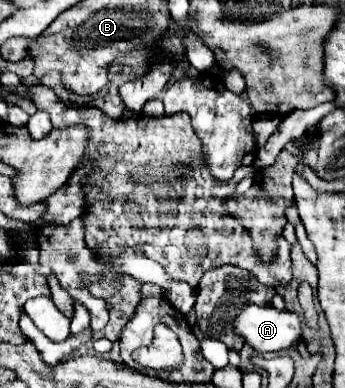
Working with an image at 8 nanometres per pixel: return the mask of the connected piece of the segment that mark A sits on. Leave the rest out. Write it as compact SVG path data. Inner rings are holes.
M244 305L232 321L234 333L254 351L280 351L300 341L300 317L290 311L278 311L270 305Z

